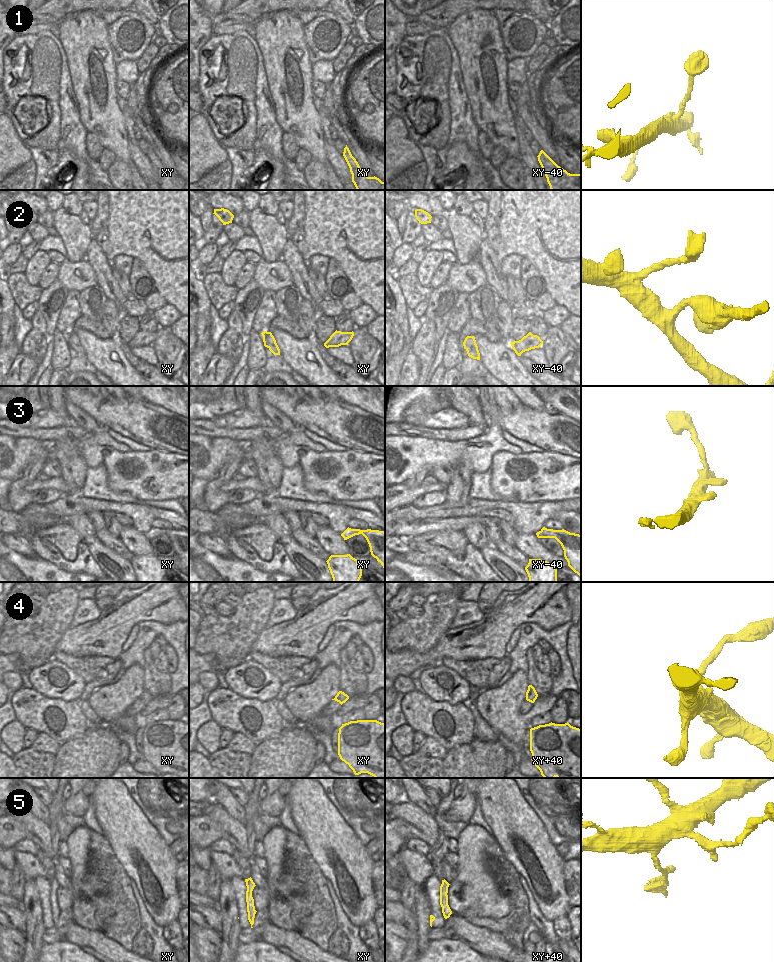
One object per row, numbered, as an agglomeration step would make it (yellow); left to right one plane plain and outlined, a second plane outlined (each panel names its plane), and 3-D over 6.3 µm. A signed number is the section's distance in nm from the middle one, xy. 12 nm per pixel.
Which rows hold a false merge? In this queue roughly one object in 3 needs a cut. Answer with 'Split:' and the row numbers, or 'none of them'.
Split: 2

